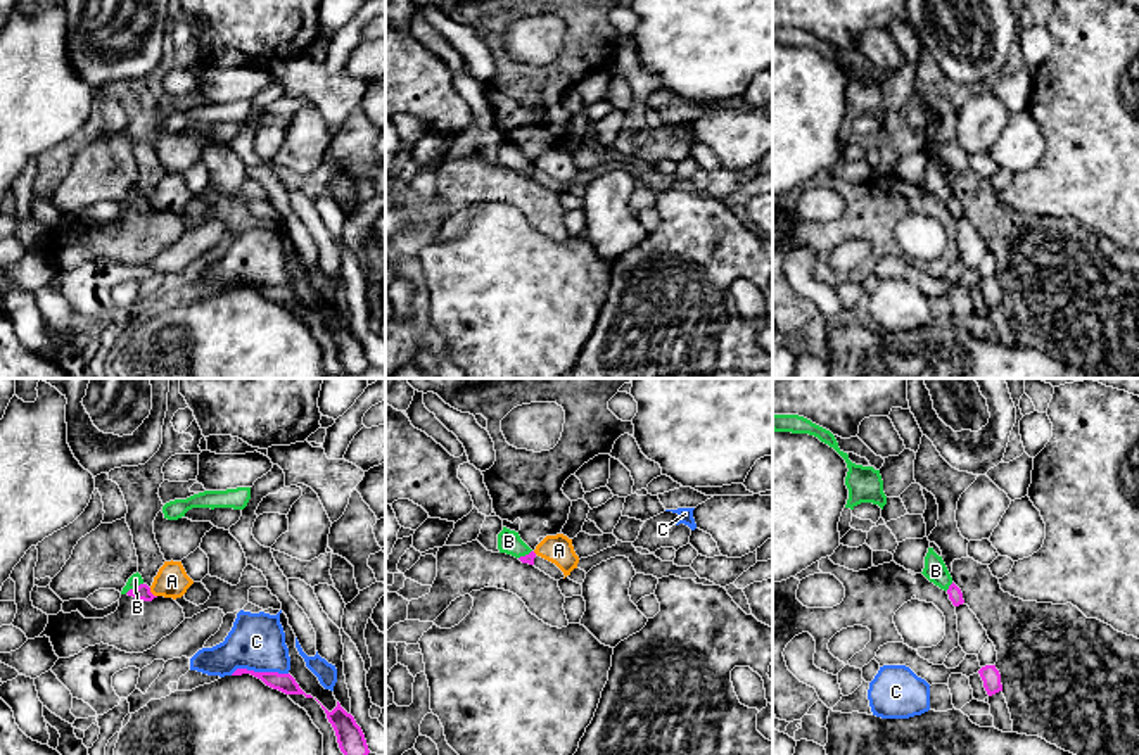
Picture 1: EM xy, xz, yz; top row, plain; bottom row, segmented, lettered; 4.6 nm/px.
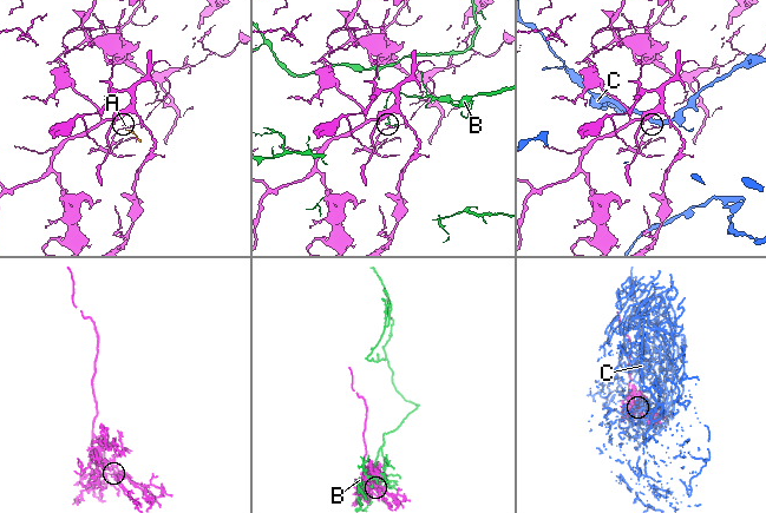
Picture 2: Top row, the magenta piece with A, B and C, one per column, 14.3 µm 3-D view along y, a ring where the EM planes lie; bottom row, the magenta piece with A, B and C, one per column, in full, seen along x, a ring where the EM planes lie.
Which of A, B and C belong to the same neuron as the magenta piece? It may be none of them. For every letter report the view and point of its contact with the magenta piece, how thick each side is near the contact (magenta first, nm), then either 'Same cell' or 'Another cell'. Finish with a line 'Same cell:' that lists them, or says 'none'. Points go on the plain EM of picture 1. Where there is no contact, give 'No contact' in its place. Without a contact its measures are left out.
A: Touches magenta at xy (151, 206). Thickness 70 nm (magenta) against 160 nm. Another cell
B: Touches magenta at xy (135, 201). Thickness 70 nm (magenta) against 60 nm. Another cell
C: Touches magenta at xy (258, 285). Thickness 90 nm (magenta) against 260 nm. Another cell
Same cell: none

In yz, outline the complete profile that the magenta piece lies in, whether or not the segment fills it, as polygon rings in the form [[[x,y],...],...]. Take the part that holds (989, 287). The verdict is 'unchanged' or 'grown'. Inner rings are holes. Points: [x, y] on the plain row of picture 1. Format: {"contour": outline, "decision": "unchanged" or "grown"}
{"contour": [[[985,278],[978,283],[982,294],[983,294],[983,301],[987,304],[989,309],[1002,304],[1002,297],[1001,297],[1001,287],[996,282],[996,278]]], "decision": "unchanged"}

